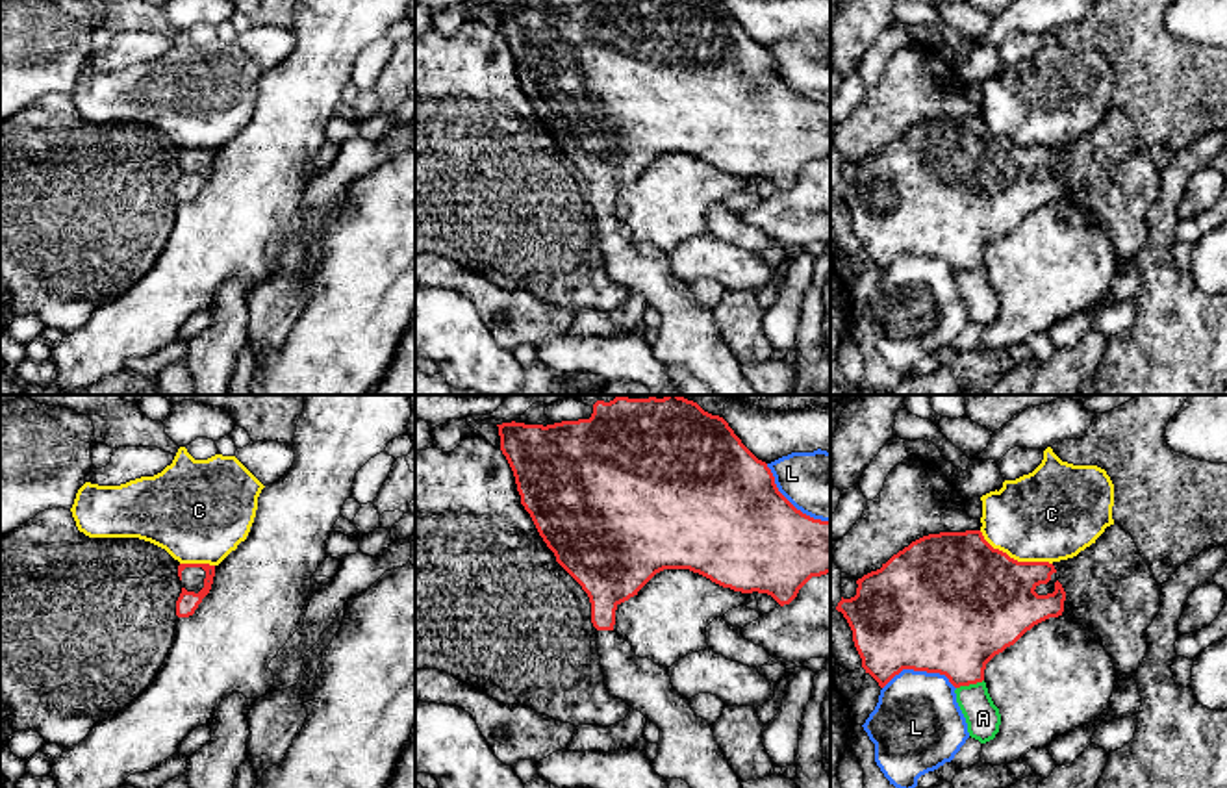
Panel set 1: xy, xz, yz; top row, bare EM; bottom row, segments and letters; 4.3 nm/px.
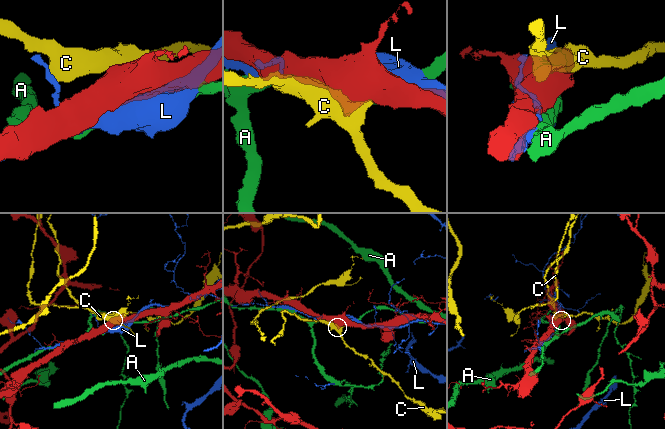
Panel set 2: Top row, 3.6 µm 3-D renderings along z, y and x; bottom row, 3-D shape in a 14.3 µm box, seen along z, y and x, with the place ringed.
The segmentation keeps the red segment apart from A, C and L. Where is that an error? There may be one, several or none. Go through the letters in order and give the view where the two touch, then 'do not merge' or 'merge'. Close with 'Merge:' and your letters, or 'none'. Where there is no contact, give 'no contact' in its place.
A: contact in yz; do not merge
C: contact in yz; do not merge
L: contact in xz; do not merge
Merge: none

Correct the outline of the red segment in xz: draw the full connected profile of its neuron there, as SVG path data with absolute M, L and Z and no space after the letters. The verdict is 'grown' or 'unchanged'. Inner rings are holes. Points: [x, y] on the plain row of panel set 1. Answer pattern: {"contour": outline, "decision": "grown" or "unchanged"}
{"contour": "M591 0L554 9L502 7L500 35L506 41L539 121L556 146L582 171L591 187L597 235L610 280L623 284L660 313L652 354L664 363L682 363L714 395L758 395L719 334L712 310L697 302L680 280L667 252L639 243L615 215L615 195L664 154L689 154L741 178L767 178L790 189L812 163L830 158L830 106L797 95L777 72L765 46L758 44L719 0Z", "decision": "grown"}

